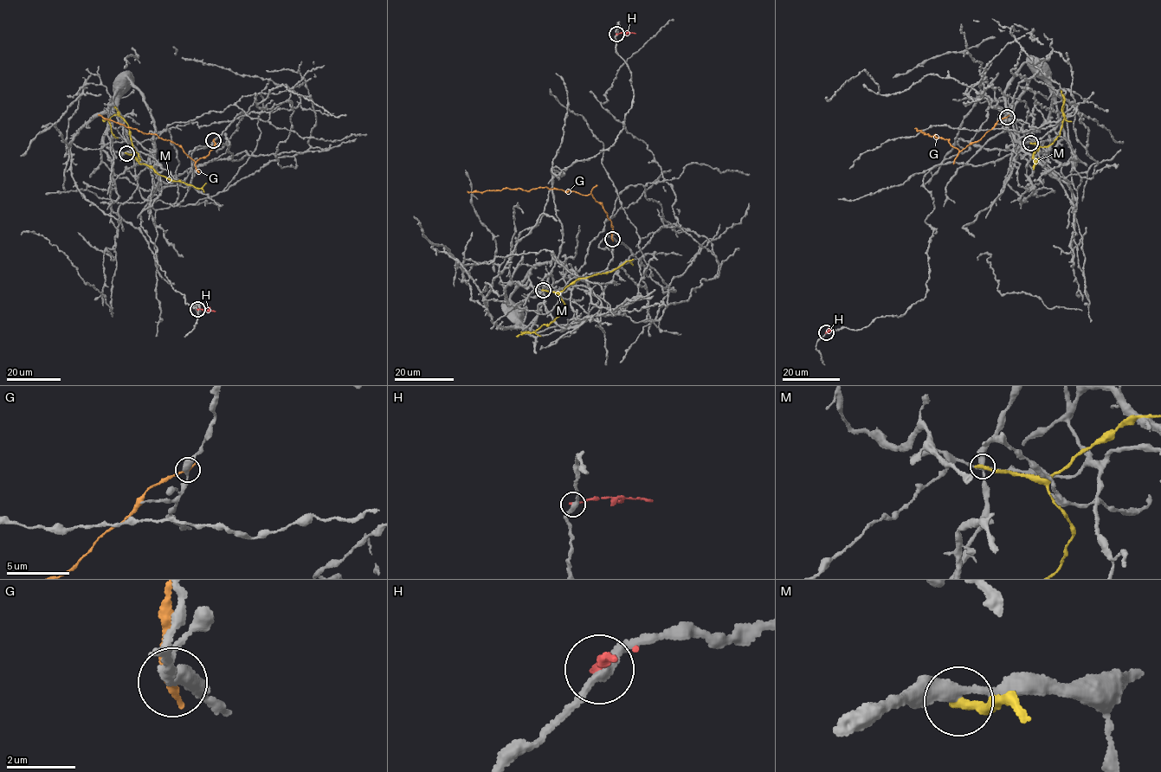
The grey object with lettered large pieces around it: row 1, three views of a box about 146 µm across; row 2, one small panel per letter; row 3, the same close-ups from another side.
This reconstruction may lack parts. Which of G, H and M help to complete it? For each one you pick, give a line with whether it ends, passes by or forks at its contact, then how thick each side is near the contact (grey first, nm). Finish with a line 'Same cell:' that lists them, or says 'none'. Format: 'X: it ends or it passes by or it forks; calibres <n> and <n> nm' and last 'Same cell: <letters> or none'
Same cell: none

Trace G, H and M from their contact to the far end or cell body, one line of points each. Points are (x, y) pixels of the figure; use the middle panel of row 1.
G: (612, 239), (613, 227), (610, 221), (591, 194), (544, 187), (528, 191), (504, 188), (482, 192), (467, 191)
H: (616, 34), (635, 33)
M: (543, 290), (555, 292), (564, 305), (548, 325), (522, 334), (533, 332), (540, 336)

